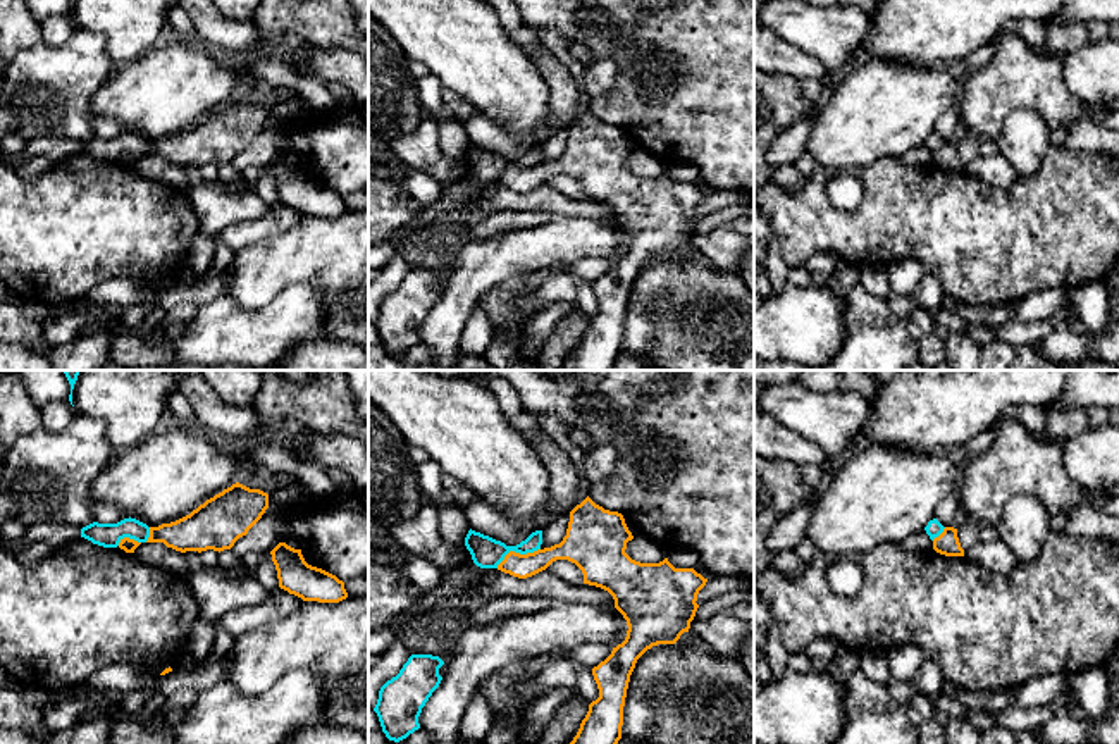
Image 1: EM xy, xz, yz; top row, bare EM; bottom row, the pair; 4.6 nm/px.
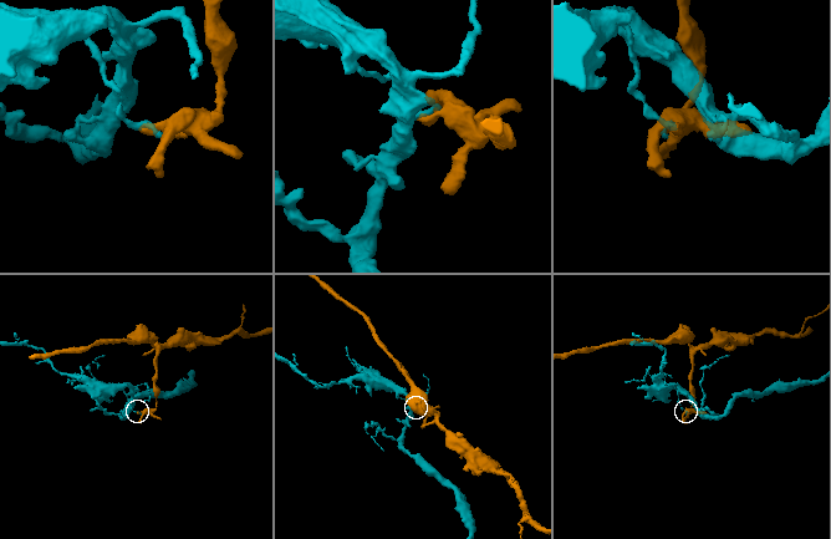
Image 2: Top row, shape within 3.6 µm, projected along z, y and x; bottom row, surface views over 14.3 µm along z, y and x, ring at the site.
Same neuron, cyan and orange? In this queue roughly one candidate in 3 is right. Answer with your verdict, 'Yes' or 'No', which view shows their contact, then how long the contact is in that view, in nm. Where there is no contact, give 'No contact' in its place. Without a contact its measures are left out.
No. Touches cyan in xz. Shared border 220 nm

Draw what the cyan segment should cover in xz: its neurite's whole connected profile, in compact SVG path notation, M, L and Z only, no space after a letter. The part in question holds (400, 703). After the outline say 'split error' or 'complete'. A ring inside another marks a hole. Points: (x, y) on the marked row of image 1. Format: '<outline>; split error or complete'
M411 654L399 673L387 680L374 711L389 741L399 742L420 728L422 708L439 687L444 661L432 654Z; complete

